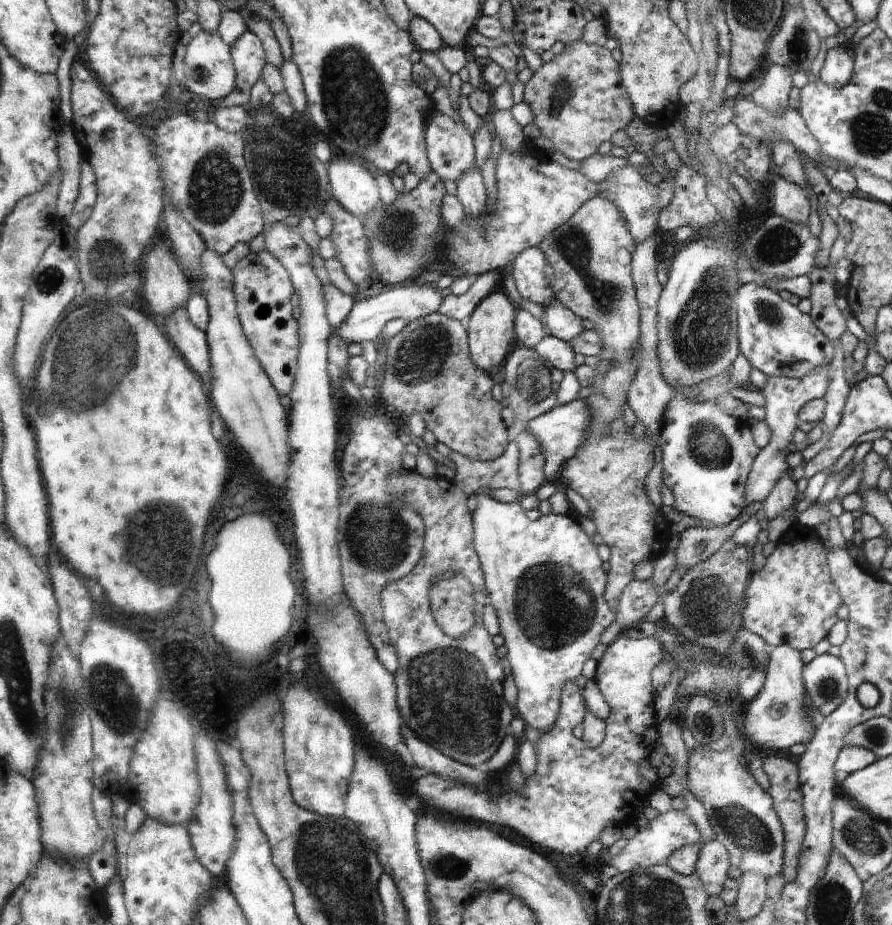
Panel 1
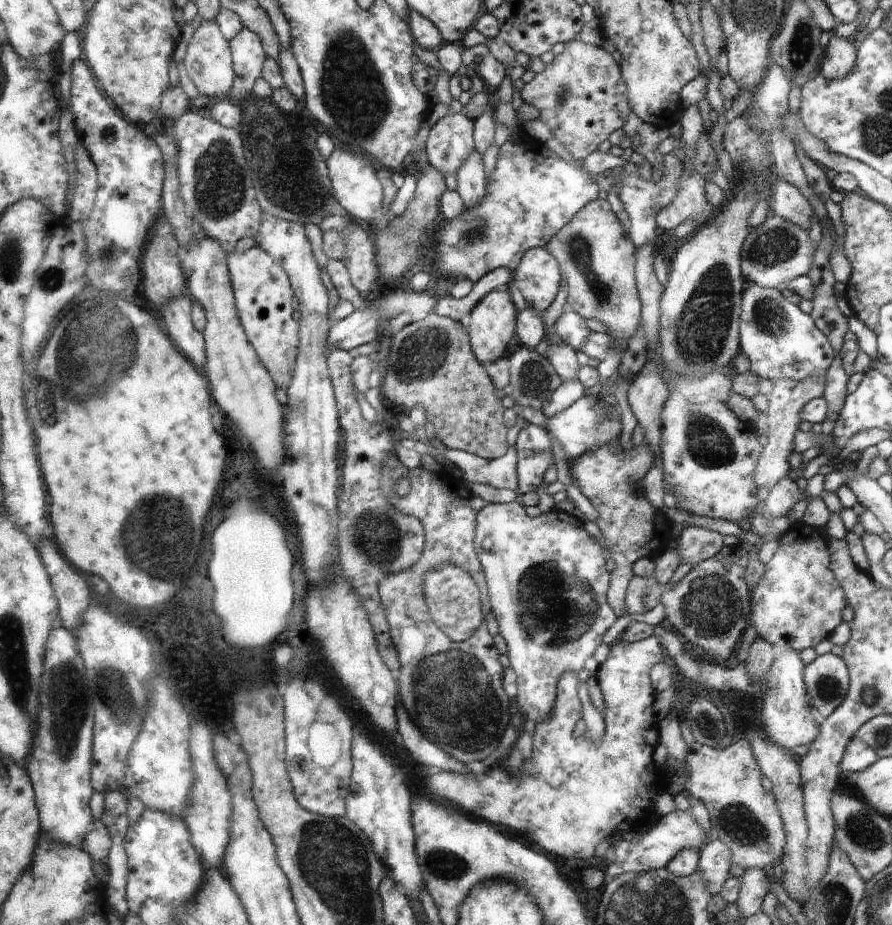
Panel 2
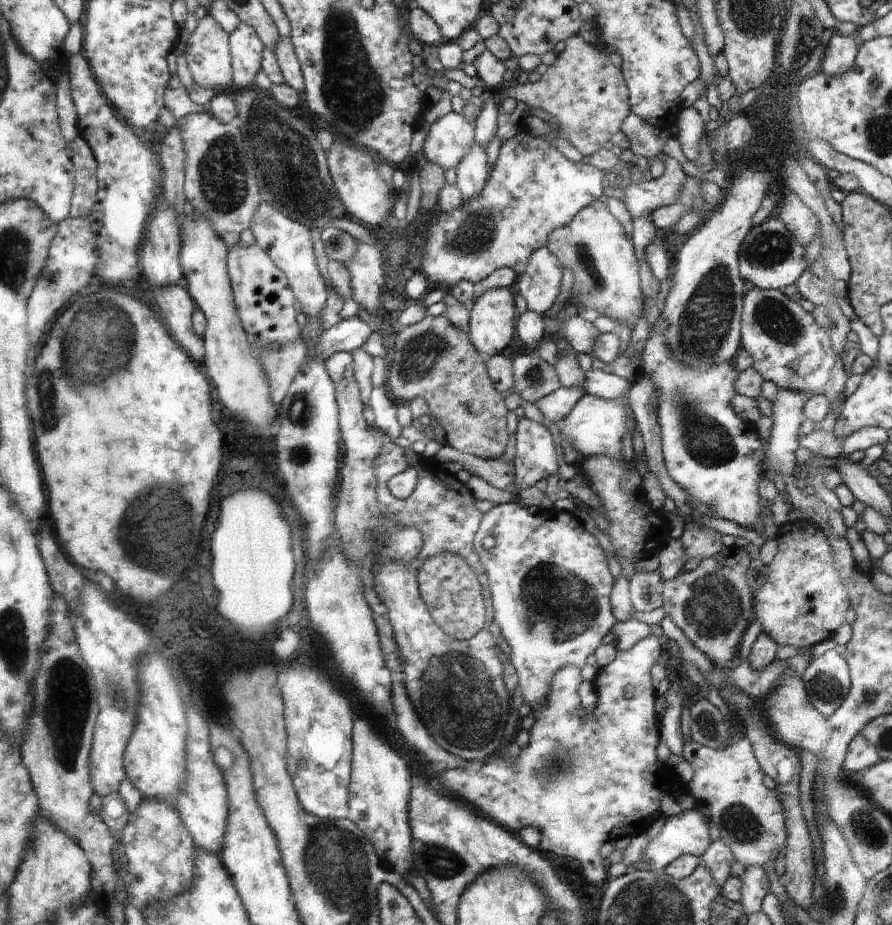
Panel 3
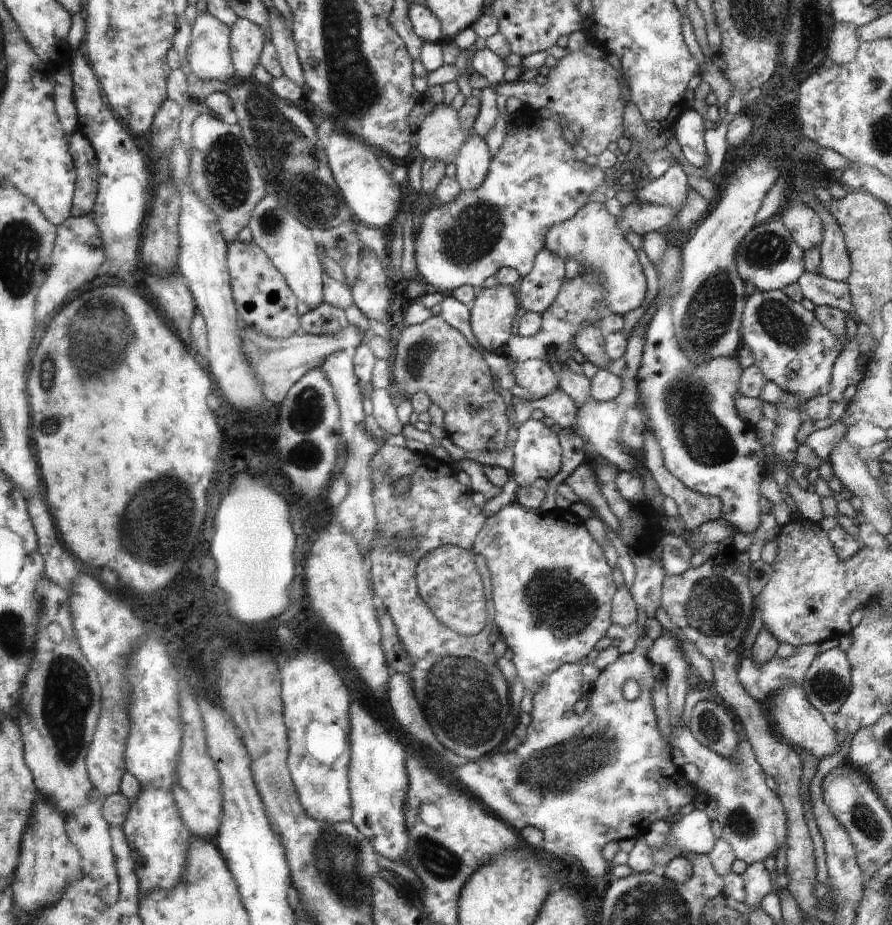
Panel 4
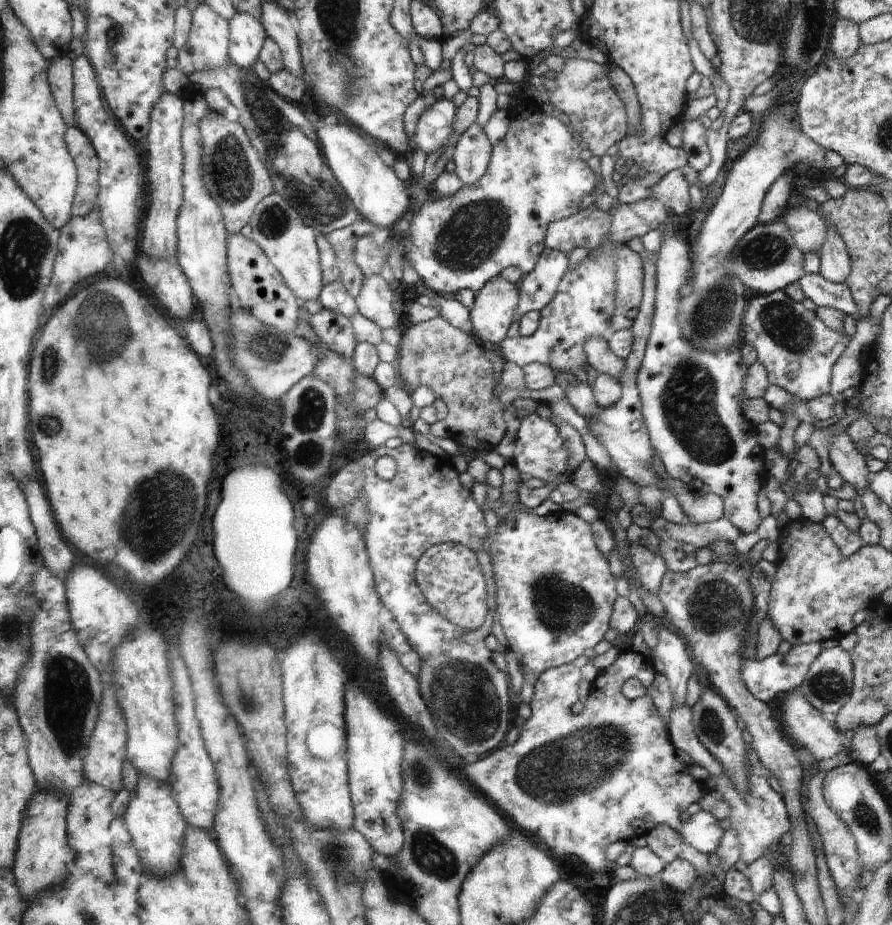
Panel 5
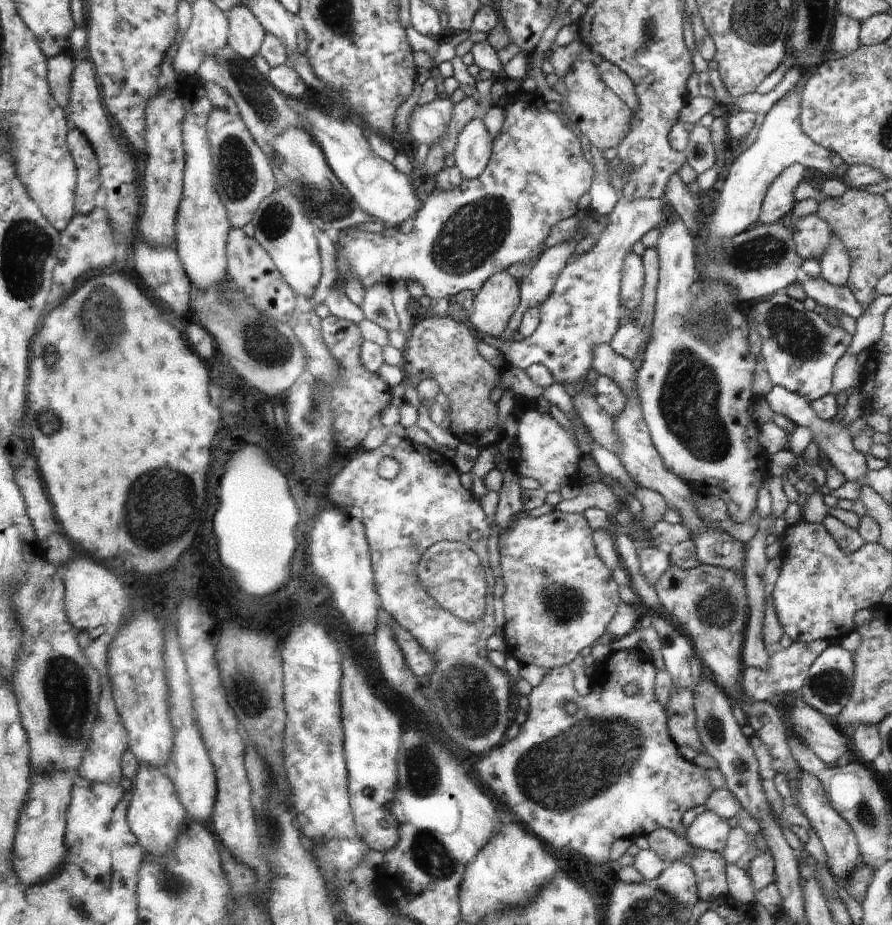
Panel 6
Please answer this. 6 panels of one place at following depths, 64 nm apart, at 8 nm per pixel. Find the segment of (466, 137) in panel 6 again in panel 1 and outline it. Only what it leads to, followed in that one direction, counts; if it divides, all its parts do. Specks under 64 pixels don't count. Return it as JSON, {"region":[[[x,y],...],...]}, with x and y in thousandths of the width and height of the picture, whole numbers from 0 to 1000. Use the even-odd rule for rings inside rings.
{"region":[[[531,177],[525,179],[513,190],[511,213],[518,219],[520,229],[527,234],[536,234],[546,222],[546,208],[543,201],[539,183]]]}

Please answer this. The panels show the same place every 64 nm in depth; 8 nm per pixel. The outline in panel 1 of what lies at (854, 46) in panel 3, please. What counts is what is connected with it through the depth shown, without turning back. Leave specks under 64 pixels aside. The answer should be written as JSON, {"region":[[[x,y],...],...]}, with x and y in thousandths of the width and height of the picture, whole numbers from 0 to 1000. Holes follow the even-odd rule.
{"region":[[[950,46],[932,51],[918,78],[918,86],[930,93],[946,93],[953,89],[957,71],[956,52]]]}

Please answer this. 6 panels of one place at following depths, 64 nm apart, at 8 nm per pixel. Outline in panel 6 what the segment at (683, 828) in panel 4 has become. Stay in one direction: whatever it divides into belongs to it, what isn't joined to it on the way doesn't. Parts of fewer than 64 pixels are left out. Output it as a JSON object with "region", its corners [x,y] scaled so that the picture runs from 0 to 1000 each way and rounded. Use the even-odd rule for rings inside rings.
{"region":[[[796,877],[783,880],[772,893],[770,908],[776,915],[806,922],[812,919],[814,906],[822,894],[816,885],[812,886],[805,880]]]}

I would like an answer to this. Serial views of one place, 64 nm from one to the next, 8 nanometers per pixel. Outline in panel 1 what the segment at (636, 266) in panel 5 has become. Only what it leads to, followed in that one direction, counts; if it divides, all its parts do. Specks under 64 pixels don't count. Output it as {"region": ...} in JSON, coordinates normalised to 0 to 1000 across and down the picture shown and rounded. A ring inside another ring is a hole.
{"region":[[[665,214],[656,218],[632,243],[629,243],[621,252],[615,253],[605,266],[602,266],[612,275],[617,285],[621,288],[621,318],[622,323],[630,328],[637,335],[640,335],[651,345],[661,346],[666,350],[667,358],[673,361],[678,374],[678,381],[673,383],[672,401],[664,409],[664,426],[657,430],[657,435],[665,441],[665,463],[661,476],[641,495],[631,502],[629,515],[632,521],[650,534],[664,556],[661,560],[668,569],[669,582],[677,589],[684,609],[682,634],[678,638],[678,648],[688,659],[693,657],[696,650],[696,642],[705,634],[705,629],[711,626],[711,612],[716,608],[726,605],[731,597],[731,588],[735,588],[735,562],[740,560],[738,549],[724,536],[722,530],[722,517],[724,512],[733,506],[733,477],[732,474],[723,471],[713,476],[707,464],[702,461],[697,453],[697,443],[702,438],[702,422],[710,413],[714,404],[709,383],[713,383],[711,374],[715,370],[715,330],[713,326],[713,309],[709,309],[709,270],[711,270],[710,254],[702,249],[700,235],[693,227],[691,221],[686,221],[680,214]],[[679,391],[684,391],[684,397],[679,400],[676,397]],[[673,399],[679,404],[673,404]]]}

